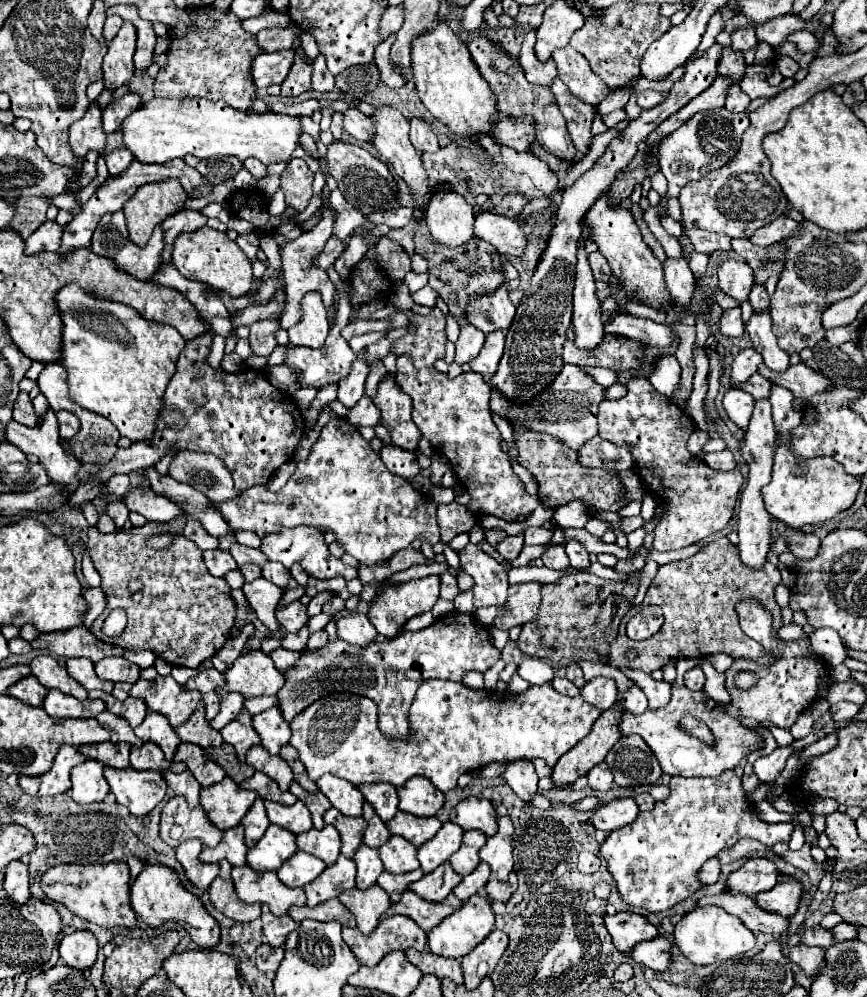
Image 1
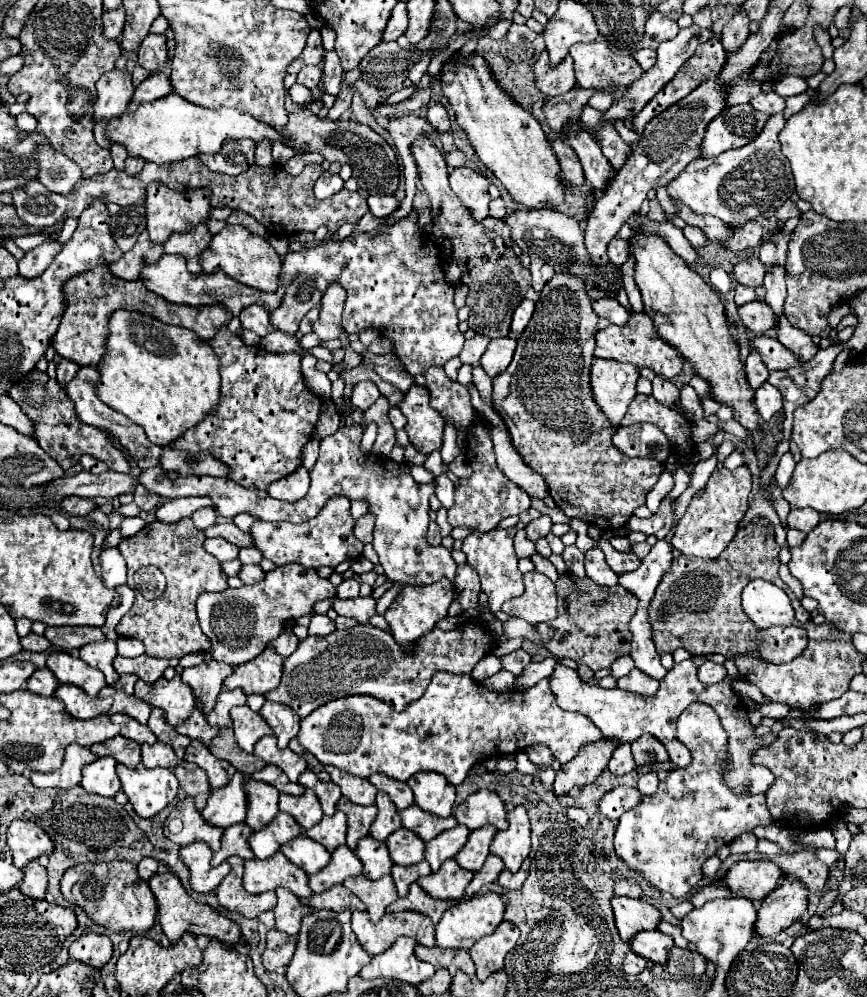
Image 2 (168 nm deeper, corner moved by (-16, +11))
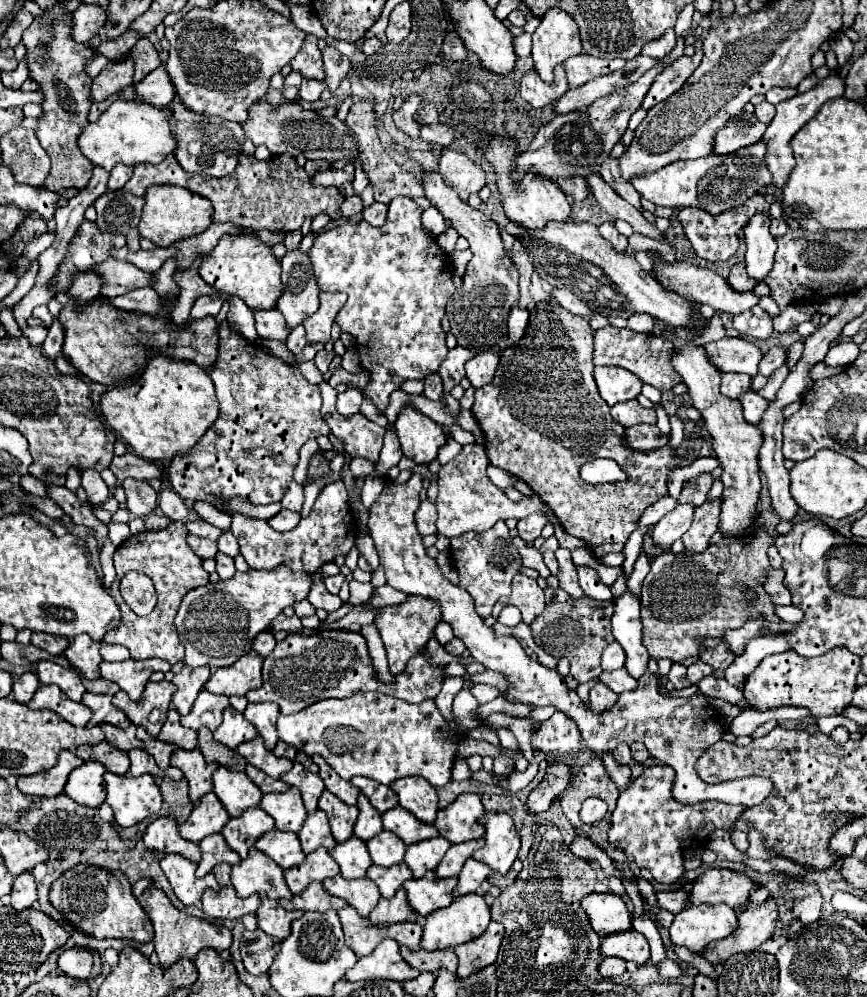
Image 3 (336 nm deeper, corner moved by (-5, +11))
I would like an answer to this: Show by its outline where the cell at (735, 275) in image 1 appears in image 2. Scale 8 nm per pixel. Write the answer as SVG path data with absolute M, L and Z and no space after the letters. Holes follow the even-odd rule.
M746 258L742 262L736 264L734 268L734 278L738 284L742 286L750 286L750 288L758 288L762 286L764 280L764 264L758 258Z

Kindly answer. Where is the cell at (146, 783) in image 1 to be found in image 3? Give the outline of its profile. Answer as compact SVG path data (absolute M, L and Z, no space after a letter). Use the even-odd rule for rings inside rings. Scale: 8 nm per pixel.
M105 772L103 778L107 788L107 802L111 804L119 826L133 826L161 810L163 796L153 776L141 774L135 778L131 774L117 776L113 772Z

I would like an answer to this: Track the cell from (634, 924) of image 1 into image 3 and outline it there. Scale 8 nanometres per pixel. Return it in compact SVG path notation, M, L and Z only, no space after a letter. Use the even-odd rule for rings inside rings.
M593 892L583 900L583 910L589 912L589 922L593 930L601 936L631 930L631 912L625 900L617 894Z

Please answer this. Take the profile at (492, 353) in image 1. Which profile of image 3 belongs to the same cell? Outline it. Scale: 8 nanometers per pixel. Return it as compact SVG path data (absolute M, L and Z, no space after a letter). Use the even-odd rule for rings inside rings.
M487 350L479 352L465 364L467 378L471 380L471 384L475 388L481 388L481 386L485 386L485 384L489 384L493 380L497 364L499 364L499 354L487 352Z

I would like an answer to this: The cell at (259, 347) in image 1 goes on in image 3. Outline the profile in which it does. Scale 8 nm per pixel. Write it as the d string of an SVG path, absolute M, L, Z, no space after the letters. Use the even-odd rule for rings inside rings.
M287 252L281 260L285 292L277 300L277 310L283 314L287 328L295 328L319 308L319 288L313 276L313 266L305 252Z

